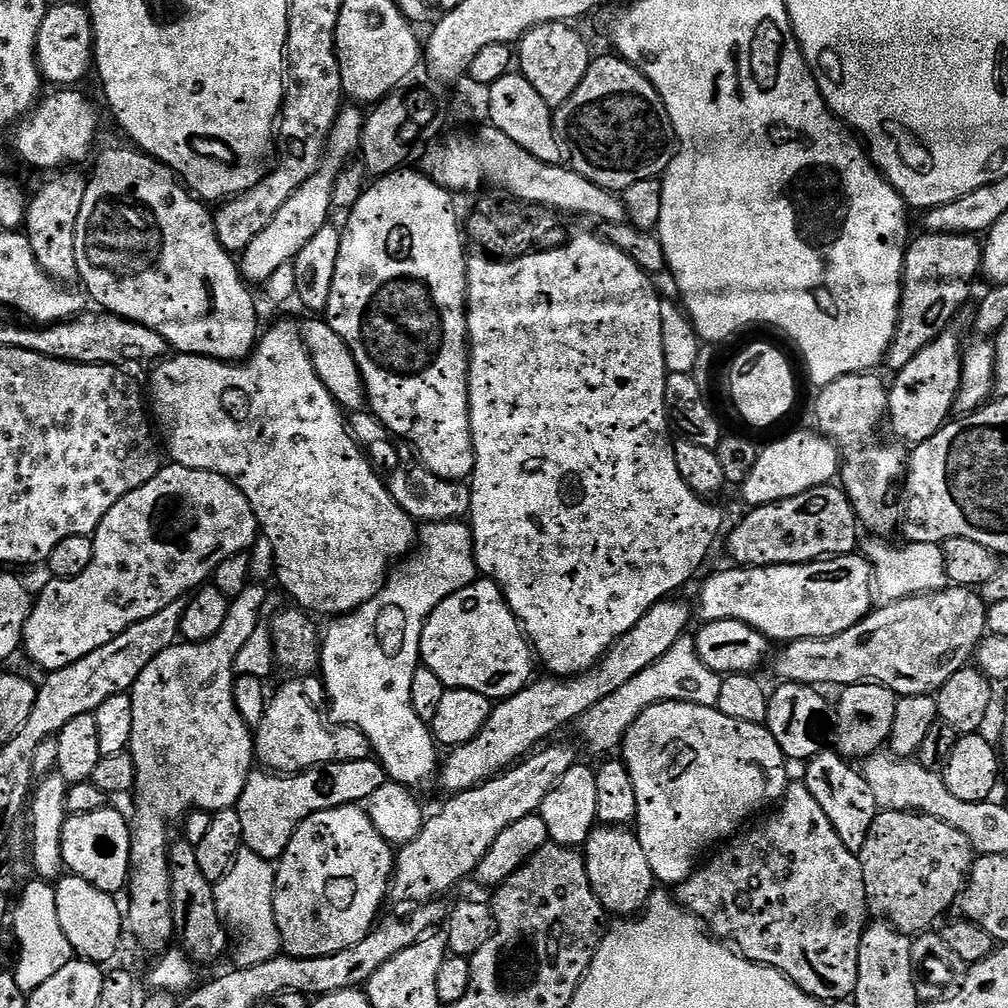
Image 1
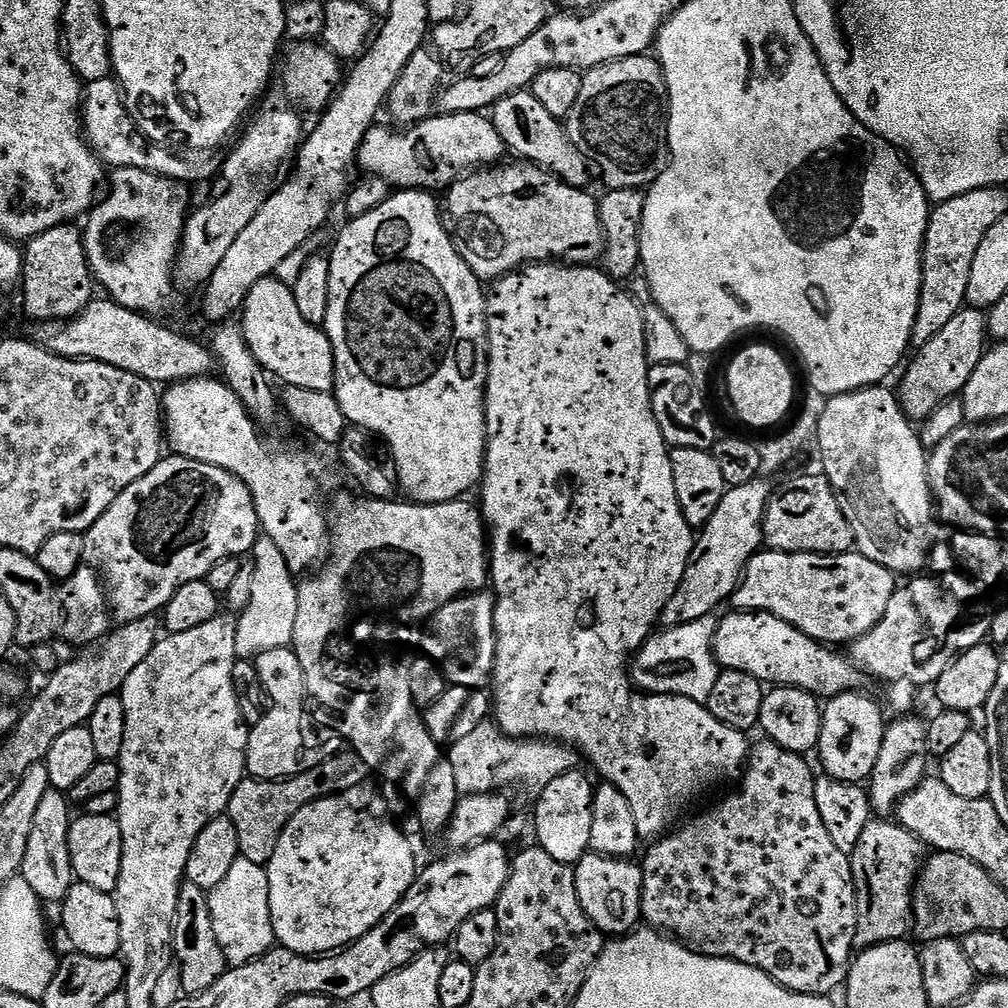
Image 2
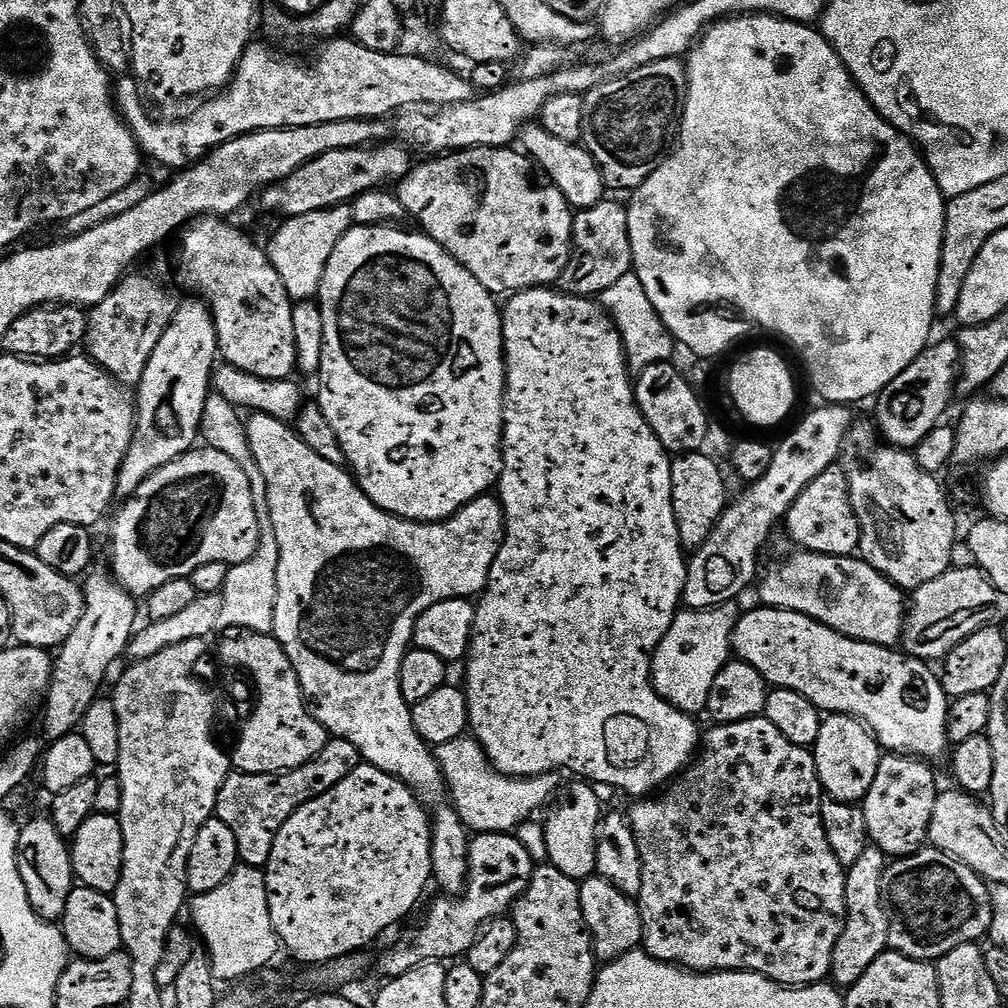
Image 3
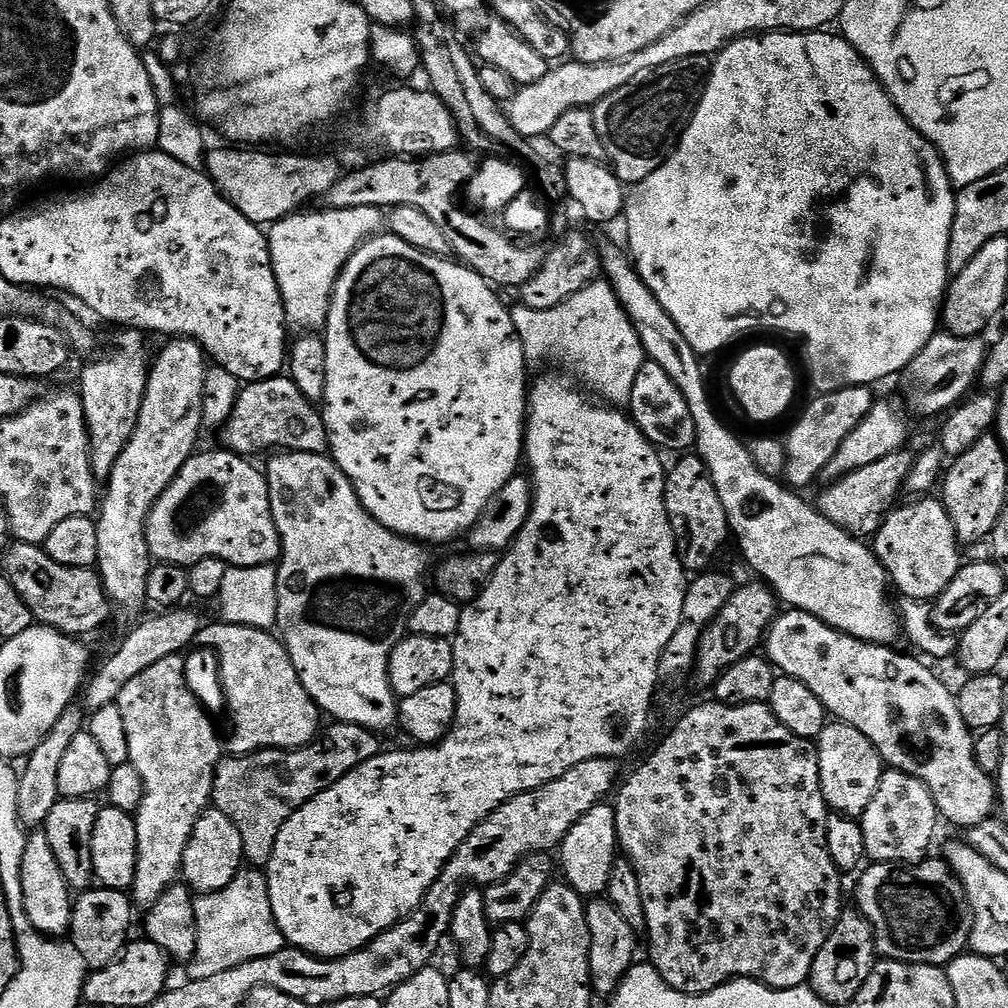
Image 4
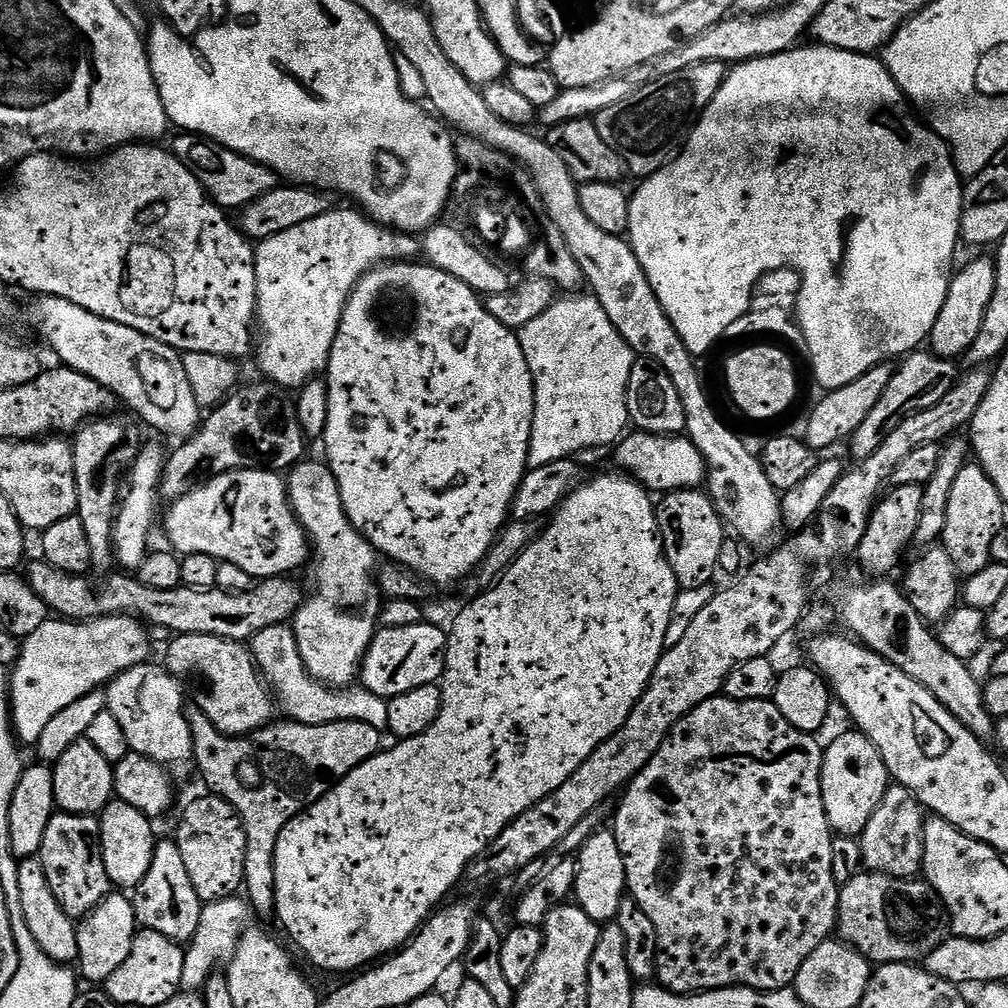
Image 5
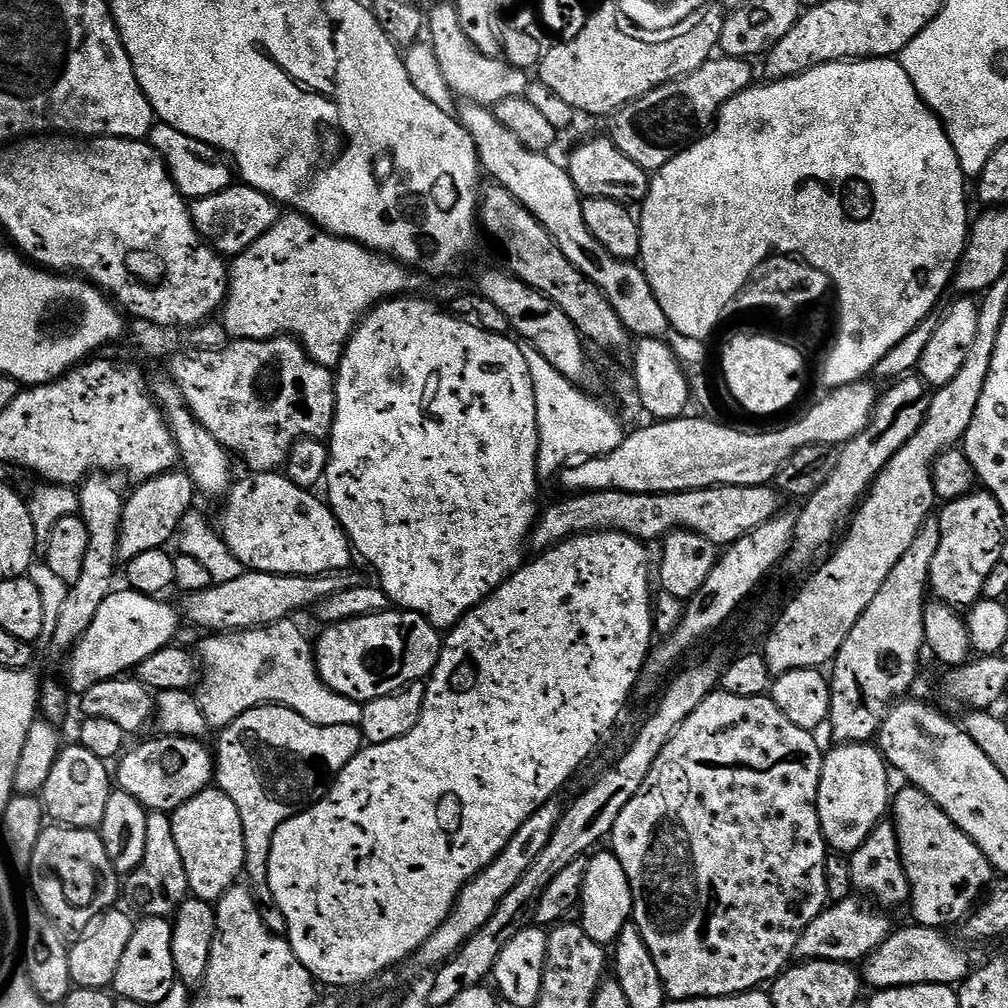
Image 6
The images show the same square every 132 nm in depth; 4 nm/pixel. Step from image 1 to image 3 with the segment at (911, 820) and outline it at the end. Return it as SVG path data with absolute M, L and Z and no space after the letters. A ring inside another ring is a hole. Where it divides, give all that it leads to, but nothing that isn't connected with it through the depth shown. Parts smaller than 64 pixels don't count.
M868 847L862 854L862 858L858 858L858 862L854 862L854 866L847 869L844 878L844 929L838 938L838 942L834 946L834 954L832 955L832 970L830 980L837 989L847 990L853 984L858 982L858 978L862 978L862 974L866 974L866 970L870 970L870 966L881 956L883 952L889 951L888 947L888 919L884 913L884 903L880 897L880 887L882 886L882 874L886 867L886 857L879 848Z

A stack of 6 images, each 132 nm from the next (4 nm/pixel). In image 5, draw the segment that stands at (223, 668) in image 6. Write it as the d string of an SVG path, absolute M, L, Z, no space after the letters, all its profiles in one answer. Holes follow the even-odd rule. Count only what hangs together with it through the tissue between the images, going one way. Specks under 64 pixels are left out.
M288 624L270 626L266 630L262 630L252 637L250 647L252 657L256 660L256 666L260 669L260 674L264 677L269 689L274 693L279 707L281 704L288 711L285 713L296 723L306 726L322 726L330 722L357 720L366 722L366 726L374 726L381 730L387 729L388 700L366 690L363 686L337 690L313 678L310 670L306 670L306 666L302 662L295 631Z

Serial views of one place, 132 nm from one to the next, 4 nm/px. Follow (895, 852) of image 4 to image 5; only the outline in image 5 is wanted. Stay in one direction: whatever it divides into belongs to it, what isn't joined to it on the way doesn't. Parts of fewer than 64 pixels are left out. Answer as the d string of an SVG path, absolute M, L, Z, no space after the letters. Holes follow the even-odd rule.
M889 783L886 794L878 802L878 810L870 814L866 830L858 837L864 868L869 872L893 876L895 880L910 880L921 875L924 866L924 821L926 810L906 790L906 786Z

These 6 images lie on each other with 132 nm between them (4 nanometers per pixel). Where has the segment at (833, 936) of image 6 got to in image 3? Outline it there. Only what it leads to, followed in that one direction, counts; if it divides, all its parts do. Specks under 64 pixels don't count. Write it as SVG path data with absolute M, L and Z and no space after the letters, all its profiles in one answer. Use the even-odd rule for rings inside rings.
M931 846L893 859L882 874L880 897L888 919L889 949L915 960L935 962L958 946L983 941L992 925L989 885L970 866Z

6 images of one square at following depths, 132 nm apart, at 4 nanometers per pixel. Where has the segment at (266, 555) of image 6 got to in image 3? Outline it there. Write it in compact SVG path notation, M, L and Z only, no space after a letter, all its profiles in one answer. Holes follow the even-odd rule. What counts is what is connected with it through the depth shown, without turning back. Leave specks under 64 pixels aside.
M197 447L162 466L121 504L124 505L112 524L110 572L131 596L137 598L147 598L166 582L190 578L194 570L206 566L206 562L222 562L229 566L246 562L246 558L250 558L260 545L258 514L250 482L237 462L214 448Z

